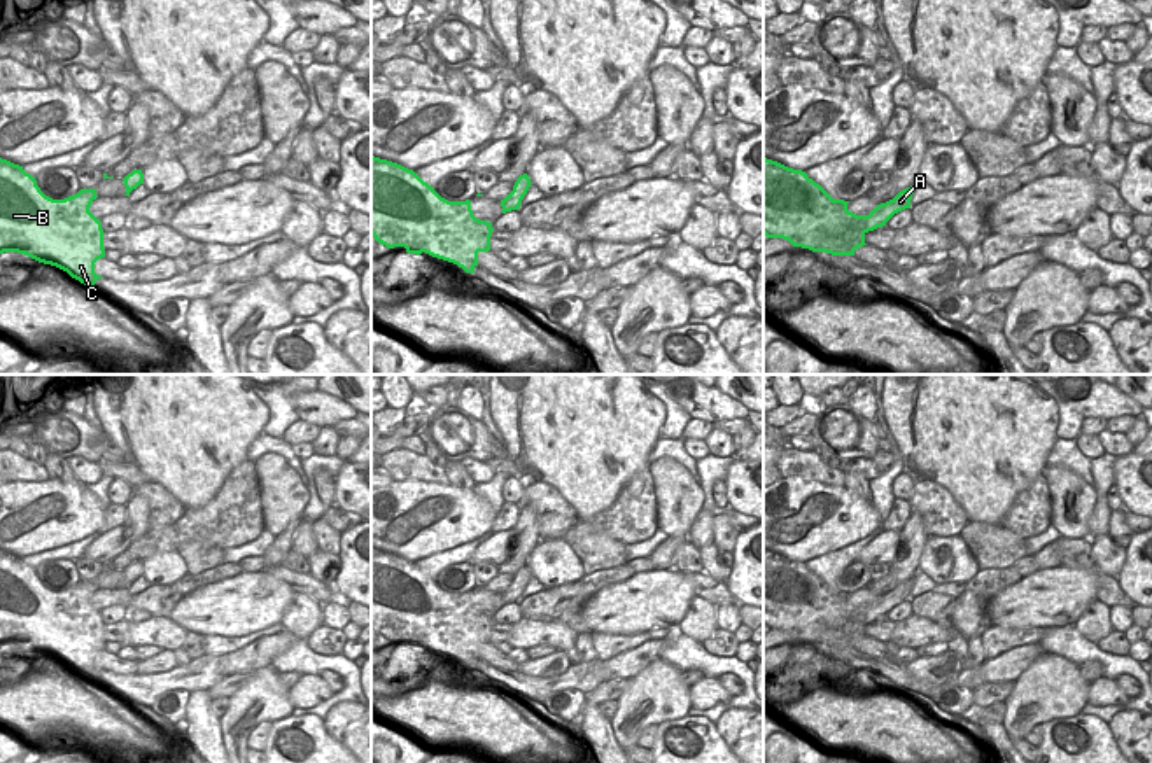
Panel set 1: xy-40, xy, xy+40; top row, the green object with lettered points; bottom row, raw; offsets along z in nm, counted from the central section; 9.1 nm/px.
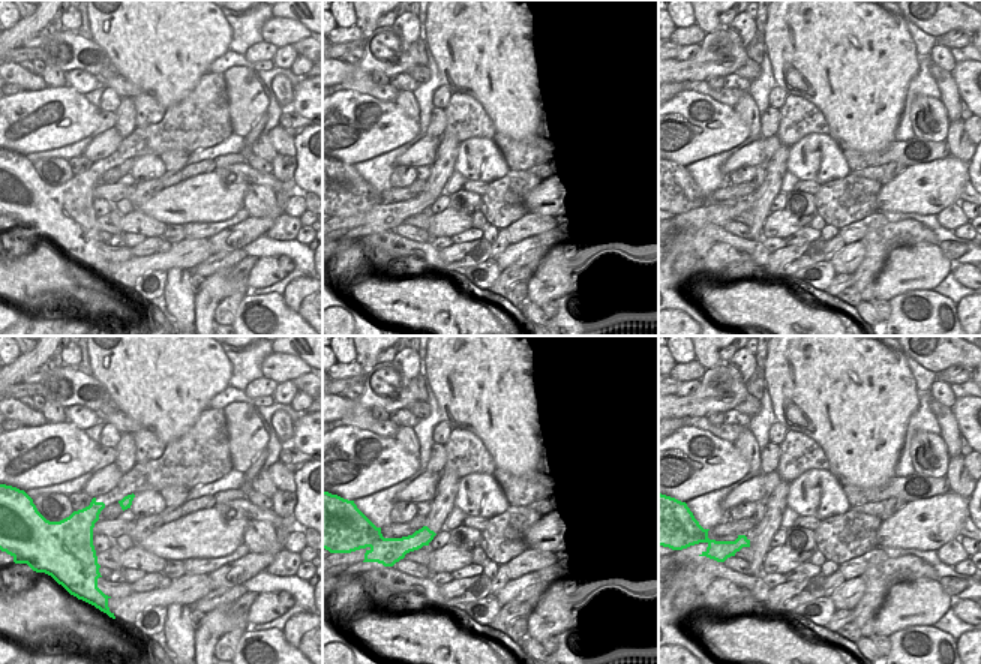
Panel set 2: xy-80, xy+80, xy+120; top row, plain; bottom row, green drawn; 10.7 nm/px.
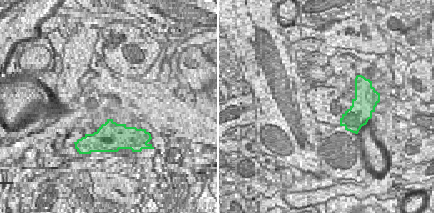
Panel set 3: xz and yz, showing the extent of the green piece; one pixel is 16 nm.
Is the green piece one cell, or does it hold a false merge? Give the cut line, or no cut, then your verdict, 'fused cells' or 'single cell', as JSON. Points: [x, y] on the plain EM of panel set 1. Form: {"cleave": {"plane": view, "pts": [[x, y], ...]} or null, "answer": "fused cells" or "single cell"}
{"cleave": {"plane": "xy+40", "pts": [[862, 608], [865, 623]]}, "answer": "fused cells"}

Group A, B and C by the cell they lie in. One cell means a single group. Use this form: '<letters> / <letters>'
A / B C

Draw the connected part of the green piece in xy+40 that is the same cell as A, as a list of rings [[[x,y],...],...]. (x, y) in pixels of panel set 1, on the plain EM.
[[[914,578],[900,583],[893,592],[877,597],[868,607],[863,607],[865,625],[886,618],[886,614],[898,604],[910,600]]]

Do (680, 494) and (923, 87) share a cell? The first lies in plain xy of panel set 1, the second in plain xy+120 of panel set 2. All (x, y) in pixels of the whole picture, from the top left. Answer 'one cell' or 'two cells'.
two cells

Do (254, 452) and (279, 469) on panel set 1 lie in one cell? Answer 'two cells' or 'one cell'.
two cells

